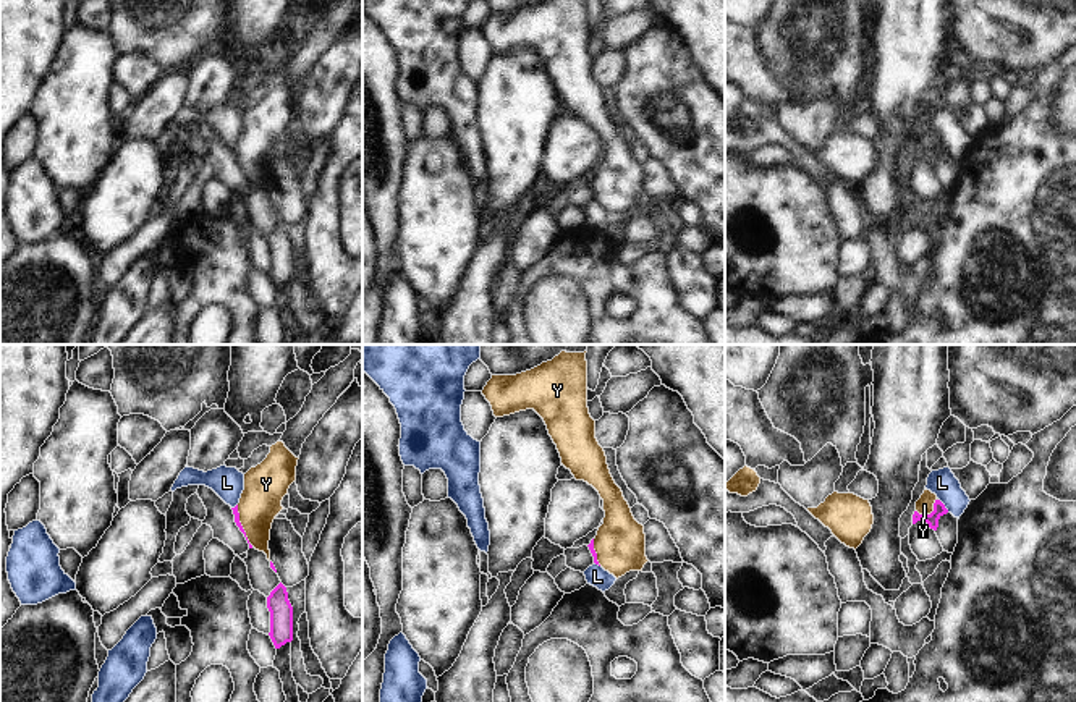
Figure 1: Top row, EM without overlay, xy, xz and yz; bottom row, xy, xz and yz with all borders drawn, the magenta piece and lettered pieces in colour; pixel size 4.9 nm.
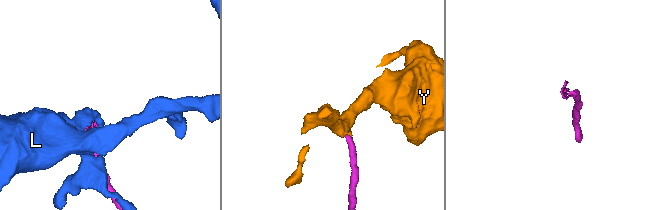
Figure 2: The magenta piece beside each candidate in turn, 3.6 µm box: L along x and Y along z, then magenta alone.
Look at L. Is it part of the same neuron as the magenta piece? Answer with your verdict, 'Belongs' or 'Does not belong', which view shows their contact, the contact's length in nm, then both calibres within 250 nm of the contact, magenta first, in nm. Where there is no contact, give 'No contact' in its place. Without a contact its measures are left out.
Does not belong. Touches magenta in yz. Shared border 90 nm. Thickness 60 nm (magenta) against 140 nm

